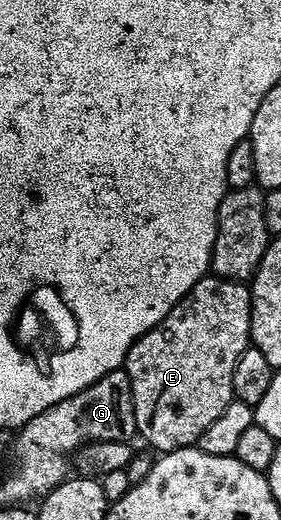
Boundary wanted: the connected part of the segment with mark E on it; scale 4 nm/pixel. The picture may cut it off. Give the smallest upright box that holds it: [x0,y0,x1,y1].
[123,275,252,454]

